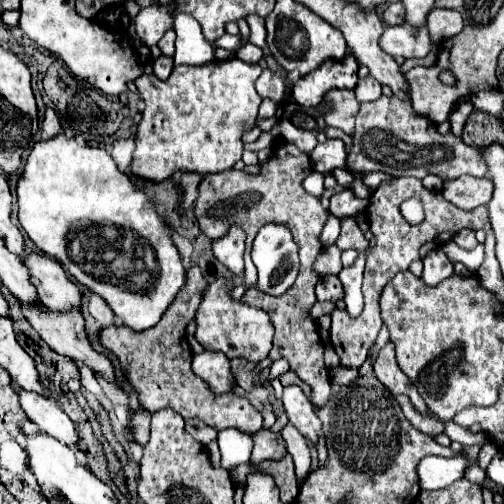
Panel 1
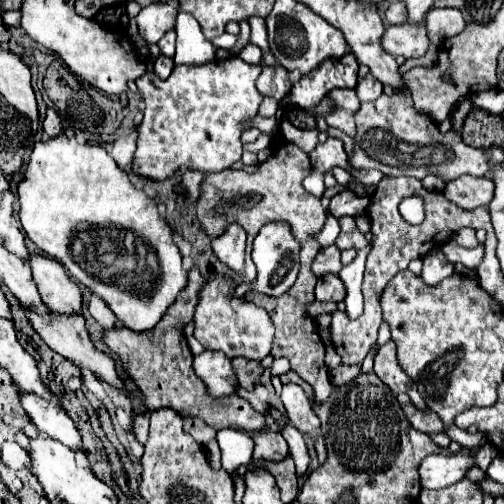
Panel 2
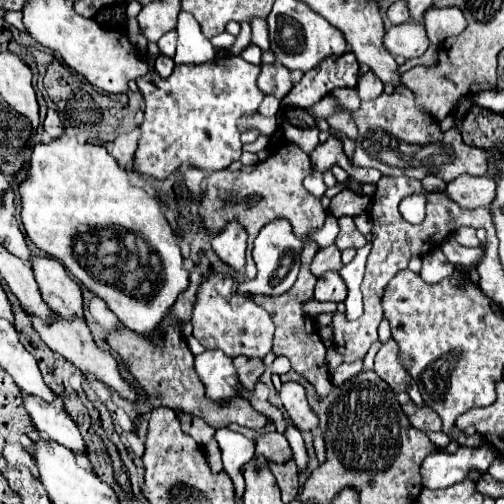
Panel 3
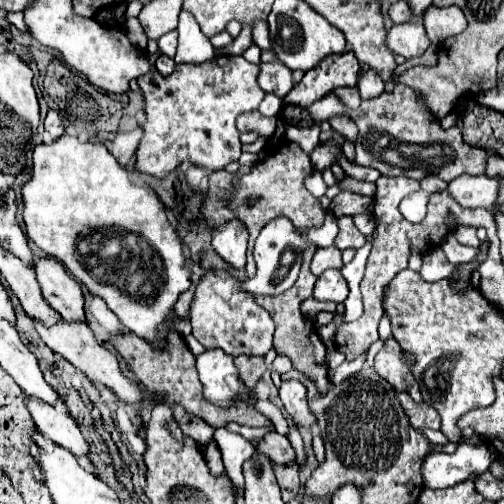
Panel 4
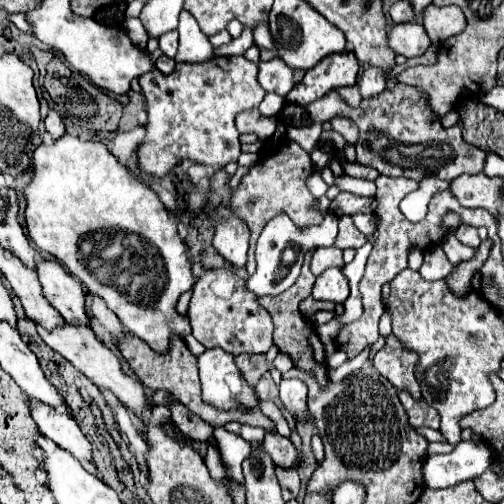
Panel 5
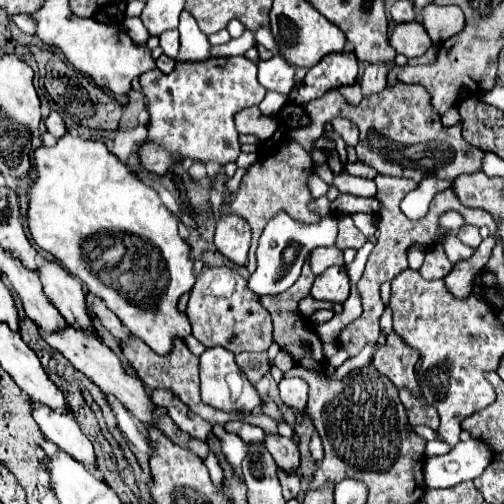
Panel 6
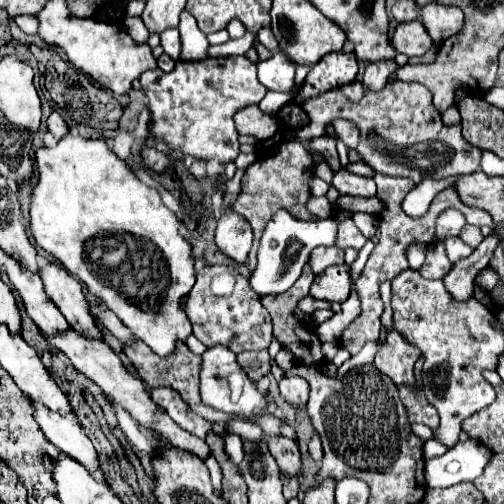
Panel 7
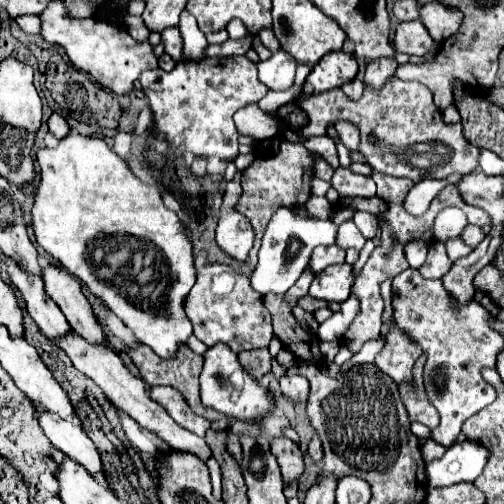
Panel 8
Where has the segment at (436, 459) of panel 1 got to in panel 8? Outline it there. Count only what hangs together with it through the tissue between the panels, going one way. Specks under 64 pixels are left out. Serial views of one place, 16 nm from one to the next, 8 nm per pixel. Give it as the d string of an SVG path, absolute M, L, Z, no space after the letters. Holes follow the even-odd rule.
M472 440L452 444L442 458L426 464L428 484L432 488L452 486L458 482L474 482L488 462L488 450Z

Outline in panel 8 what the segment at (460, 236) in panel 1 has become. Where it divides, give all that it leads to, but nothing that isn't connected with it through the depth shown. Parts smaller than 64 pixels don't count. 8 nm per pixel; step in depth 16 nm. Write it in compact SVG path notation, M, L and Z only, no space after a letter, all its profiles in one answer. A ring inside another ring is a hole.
M466 226L466 230L462 232L462 240L470 246L470 248L476 248L482 240L484 240L484 230L480 226Z

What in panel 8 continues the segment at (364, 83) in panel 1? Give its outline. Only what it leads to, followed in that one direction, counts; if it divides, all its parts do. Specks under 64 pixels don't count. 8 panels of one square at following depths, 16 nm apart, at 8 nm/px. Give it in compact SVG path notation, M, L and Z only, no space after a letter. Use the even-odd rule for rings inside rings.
M376 58L376 60L370 60L368 66L366 66L366 76L364 76L364 82L372 84L374 88L378 88L380 84L384 84L384 80L388 76L392 76L398 68L398 62L396 58Z

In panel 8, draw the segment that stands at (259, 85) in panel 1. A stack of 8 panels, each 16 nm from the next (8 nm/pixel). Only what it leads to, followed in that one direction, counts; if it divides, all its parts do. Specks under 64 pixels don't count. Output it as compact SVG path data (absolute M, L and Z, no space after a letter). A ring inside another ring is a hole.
M284 50L274 52L268 60L258 62L258 76L270 90L286 90L294 84L296 60Z

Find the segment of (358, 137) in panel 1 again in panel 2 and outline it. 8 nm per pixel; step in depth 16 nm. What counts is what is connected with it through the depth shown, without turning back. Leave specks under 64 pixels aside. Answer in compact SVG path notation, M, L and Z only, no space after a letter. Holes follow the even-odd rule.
M408 88L394 92L392 96L382 94L372 102L362 102L356 118L356 148L350 156L354 168L376 168L386 176L412 176L422 180L428 174L440 176L450 182L462 174L484 176L488 170L484 150L472 148L462 142L454 130L442 134L438 124L424 112L414 108L414 100Z

